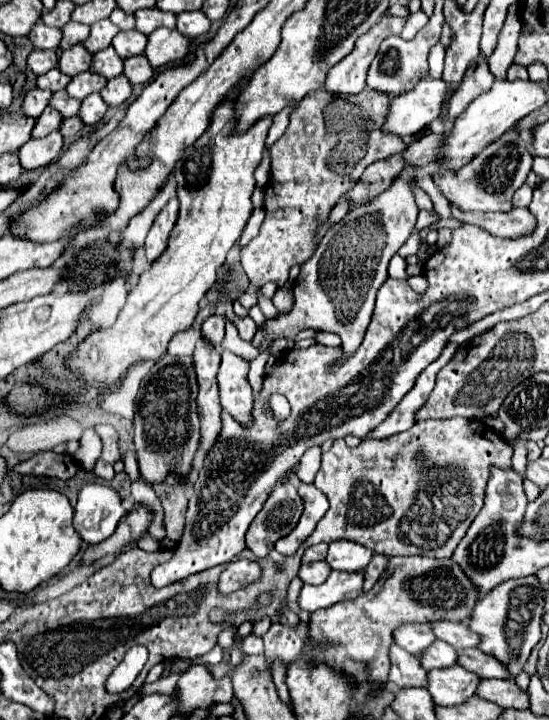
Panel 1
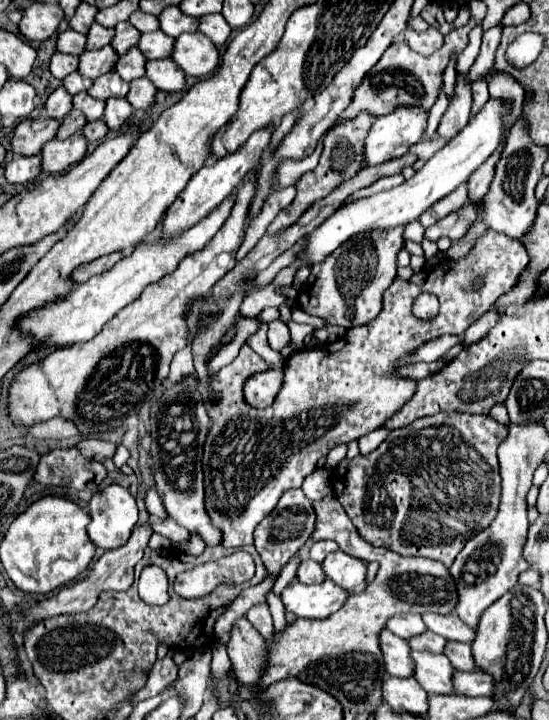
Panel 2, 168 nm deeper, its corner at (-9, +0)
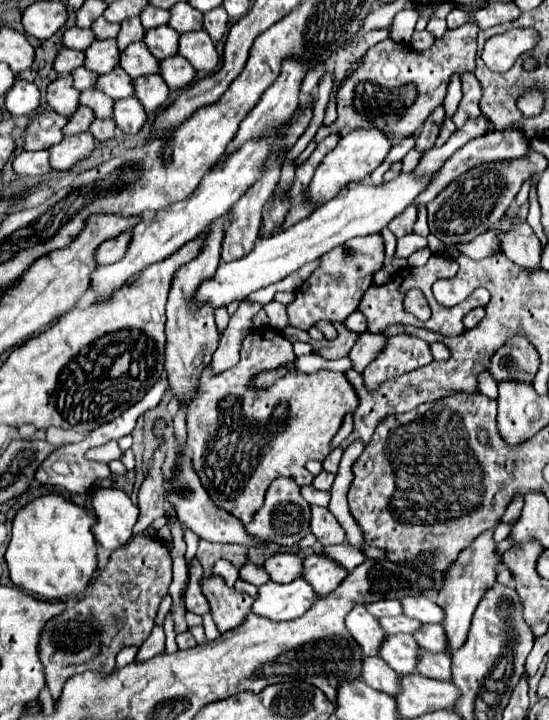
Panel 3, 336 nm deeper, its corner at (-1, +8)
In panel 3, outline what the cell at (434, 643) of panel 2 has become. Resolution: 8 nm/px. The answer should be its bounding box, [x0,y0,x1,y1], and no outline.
[379,616,421,634]

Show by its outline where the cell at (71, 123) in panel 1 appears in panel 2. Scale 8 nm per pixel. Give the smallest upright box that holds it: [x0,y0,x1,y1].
[81,120,107,142]

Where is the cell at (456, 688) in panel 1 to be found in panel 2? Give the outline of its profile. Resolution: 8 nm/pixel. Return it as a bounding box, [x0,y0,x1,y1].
[413,652,457,694]

